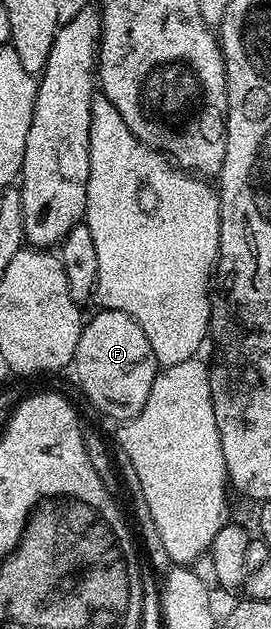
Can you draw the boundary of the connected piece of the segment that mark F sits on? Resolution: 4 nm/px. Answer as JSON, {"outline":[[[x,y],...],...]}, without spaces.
{"outline":[[[118,310],[98,311],[81,327],[72,365],[77,366],[77,382],[95,409],[102,410],[109,418],[128,420],[143,412],[143,404],[147,404],[147,395],[159,369],[155,352],[151,352],[143,328],[131,316]]]}

